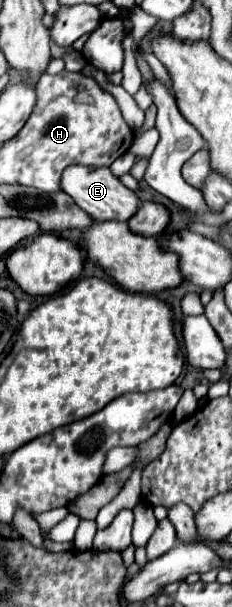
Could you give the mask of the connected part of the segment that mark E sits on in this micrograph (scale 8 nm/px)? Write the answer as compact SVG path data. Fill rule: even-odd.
M68 167L62 175L62 191L68 193L94 221L128 221L140 207L136 191L128 189L108 167Z

